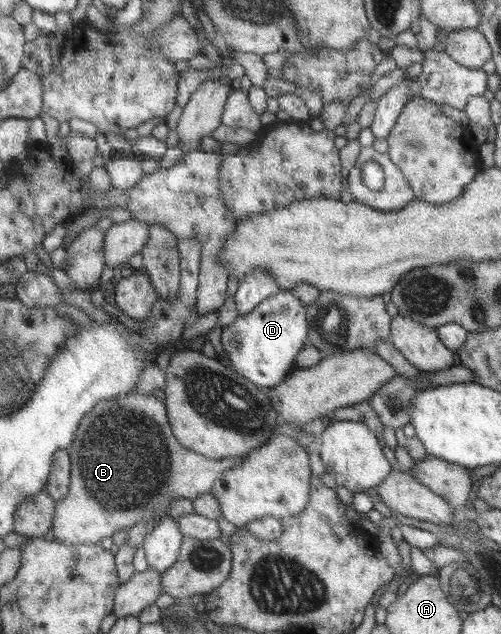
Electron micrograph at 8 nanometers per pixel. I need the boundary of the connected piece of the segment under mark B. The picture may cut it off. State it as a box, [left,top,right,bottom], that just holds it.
[51,390,244,545]

